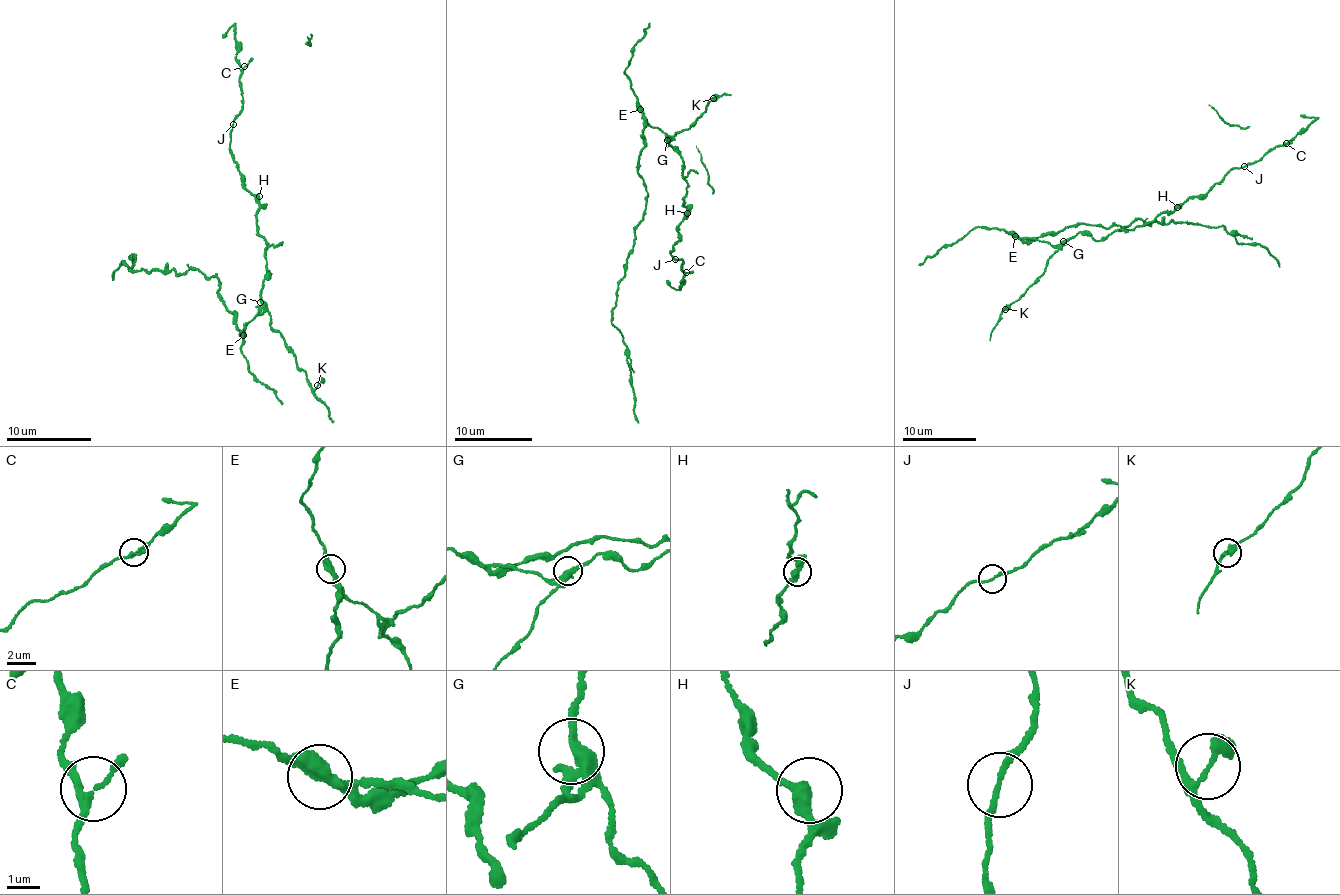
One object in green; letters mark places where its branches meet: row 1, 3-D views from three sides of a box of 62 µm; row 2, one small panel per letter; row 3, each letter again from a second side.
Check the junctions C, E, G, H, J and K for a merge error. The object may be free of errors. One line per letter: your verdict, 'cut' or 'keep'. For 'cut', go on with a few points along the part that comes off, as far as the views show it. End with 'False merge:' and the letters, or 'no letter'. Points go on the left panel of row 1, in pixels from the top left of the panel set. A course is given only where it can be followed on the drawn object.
C: keep
E: cut; foreign part runs (243, 334), (214, 274), (206, 278), (195, 267), (183, 273), (129, 269), (134, 255), (113, 281)
G: keep
H: keep
J: keep
K: keep
False merge: E

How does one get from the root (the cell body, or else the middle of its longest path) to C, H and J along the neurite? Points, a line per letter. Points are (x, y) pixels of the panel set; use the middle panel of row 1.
C: (667, 145), (682, 159), (687, 208), (669, 252), (686, 272)
H: (667, 145), (682, 159), (682, 174), (686, 183), (682, 204), (687, 213)
J: (667, 145), (682, 159), (686, 183), (686, 219), (677, 226), (678, 241), (669, 252), (675, 259)

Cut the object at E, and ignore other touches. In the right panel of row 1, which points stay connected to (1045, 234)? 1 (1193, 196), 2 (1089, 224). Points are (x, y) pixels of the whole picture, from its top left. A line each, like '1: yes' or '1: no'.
1: no
2: yes

